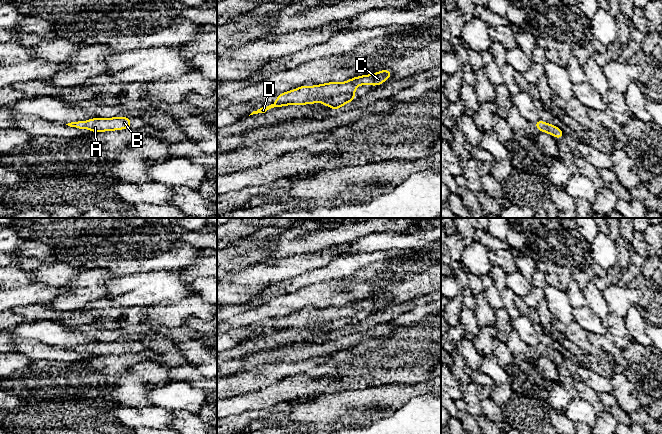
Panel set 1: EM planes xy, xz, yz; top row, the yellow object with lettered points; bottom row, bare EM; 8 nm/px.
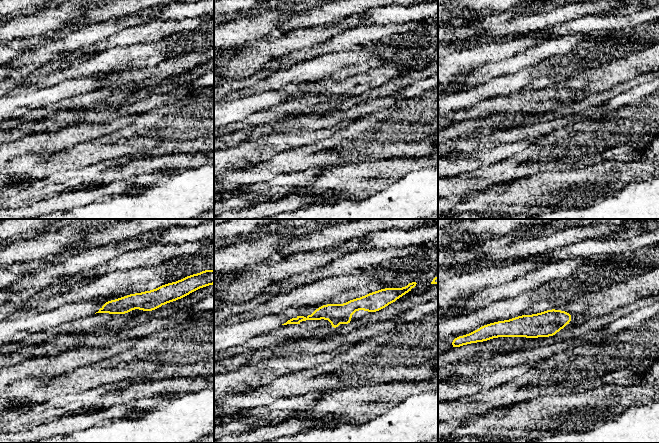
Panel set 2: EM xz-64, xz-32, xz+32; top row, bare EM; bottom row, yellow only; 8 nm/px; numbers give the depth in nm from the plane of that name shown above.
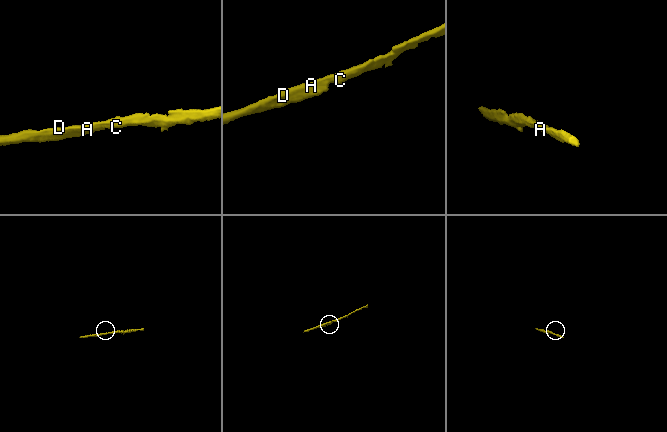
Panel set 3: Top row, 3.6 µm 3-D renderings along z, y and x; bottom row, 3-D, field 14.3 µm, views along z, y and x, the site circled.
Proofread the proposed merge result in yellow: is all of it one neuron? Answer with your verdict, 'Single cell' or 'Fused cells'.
Single cell

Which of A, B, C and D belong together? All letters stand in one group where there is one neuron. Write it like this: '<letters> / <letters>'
A B C D

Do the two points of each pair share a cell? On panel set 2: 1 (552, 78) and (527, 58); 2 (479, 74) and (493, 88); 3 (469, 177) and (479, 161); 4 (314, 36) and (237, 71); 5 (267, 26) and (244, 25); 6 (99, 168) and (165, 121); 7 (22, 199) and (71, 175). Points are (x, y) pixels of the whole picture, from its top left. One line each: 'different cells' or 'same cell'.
1: different cells
2: different cells
3: different cells
4: same cell
5: same cell
6: different cells
7: same cell

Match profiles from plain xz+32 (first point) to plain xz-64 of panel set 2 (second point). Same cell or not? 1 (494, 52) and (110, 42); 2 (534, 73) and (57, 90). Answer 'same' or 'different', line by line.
1: different
2: different

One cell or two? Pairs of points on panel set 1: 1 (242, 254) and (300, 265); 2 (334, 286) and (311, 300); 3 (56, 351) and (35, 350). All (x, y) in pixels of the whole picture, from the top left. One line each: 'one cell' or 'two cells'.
1: two cells
2: one cell
3: one cell

